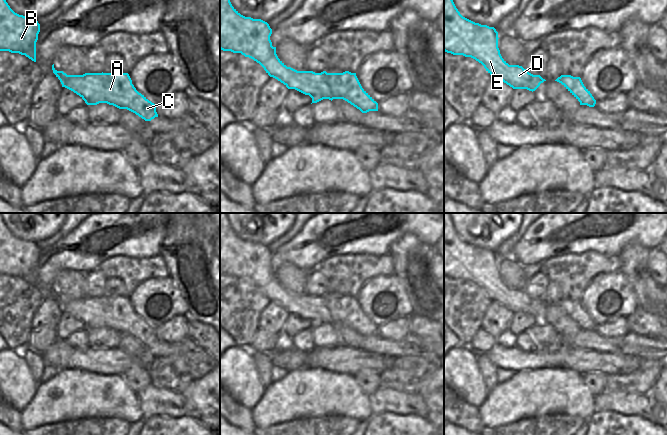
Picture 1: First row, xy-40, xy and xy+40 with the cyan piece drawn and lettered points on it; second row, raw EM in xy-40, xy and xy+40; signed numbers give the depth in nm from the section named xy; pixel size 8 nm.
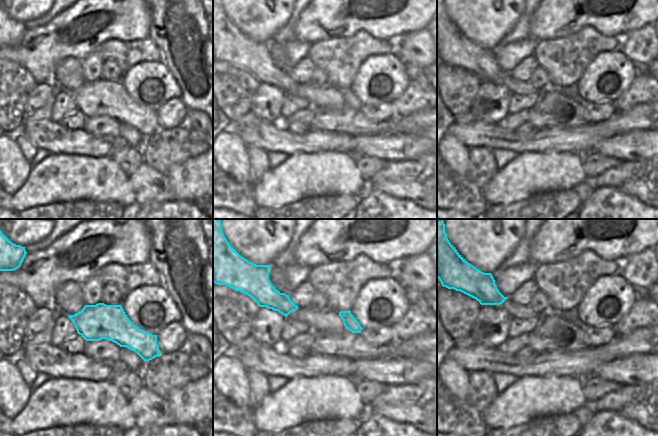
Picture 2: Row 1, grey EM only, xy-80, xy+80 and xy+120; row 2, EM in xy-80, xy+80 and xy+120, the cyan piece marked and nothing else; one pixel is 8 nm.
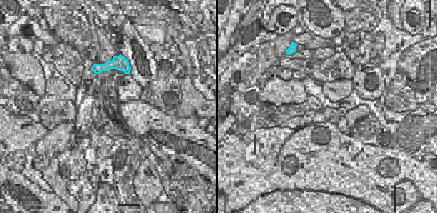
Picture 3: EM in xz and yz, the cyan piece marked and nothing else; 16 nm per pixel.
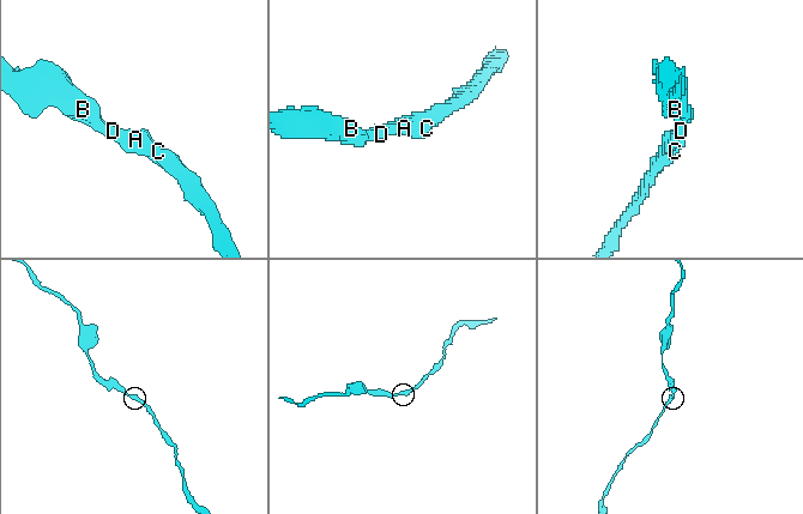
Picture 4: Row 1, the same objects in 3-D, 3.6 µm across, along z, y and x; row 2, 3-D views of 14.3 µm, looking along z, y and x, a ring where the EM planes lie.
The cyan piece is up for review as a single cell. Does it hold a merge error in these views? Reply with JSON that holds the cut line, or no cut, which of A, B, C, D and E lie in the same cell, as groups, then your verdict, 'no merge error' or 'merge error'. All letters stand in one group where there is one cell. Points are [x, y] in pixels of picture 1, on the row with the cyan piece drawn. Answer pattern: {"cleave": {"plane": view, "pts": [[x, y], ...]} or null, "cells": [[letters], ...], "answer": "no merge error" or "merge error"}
{"cleave": null, "cells": [["A", "B", "C", "D", "E"]], "answer": "no merge error"}

